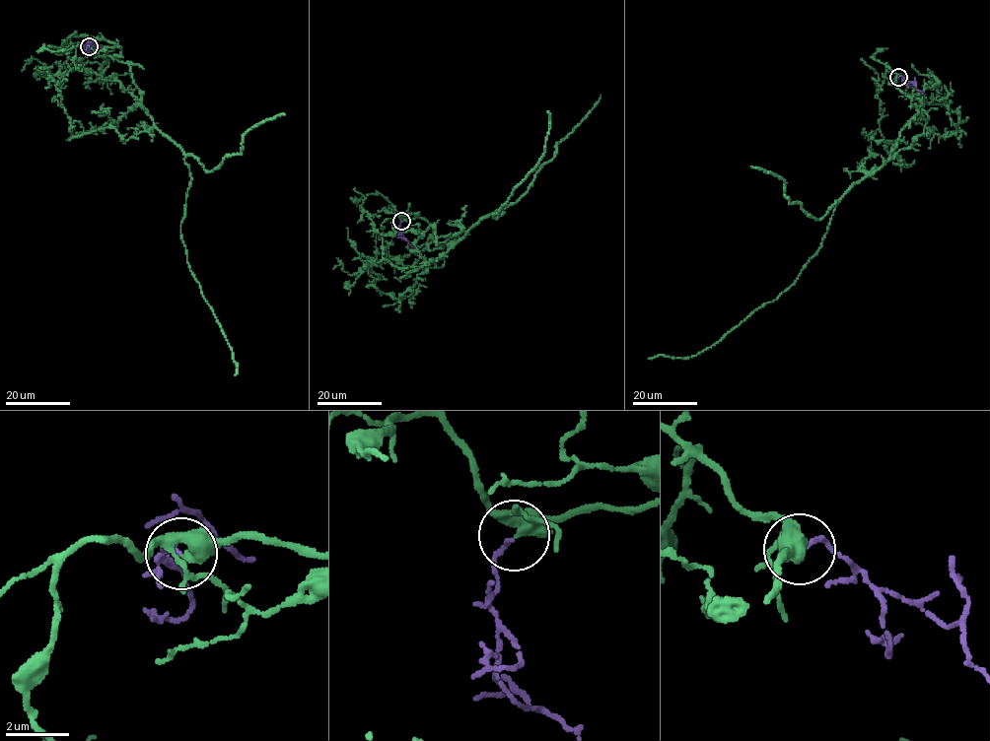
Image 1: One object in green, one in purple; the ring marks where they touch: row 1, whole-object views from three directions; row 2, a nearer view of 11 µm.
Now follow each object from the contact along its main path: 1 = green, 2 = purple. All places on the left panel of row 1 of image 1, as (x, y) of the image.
1: (89, 46), (121, 47), (116, 58), (129, 66), (142, 105), (184, 156), (191, 179), (180, 235), (235, 375)
2: (89, 46), (103, 46)

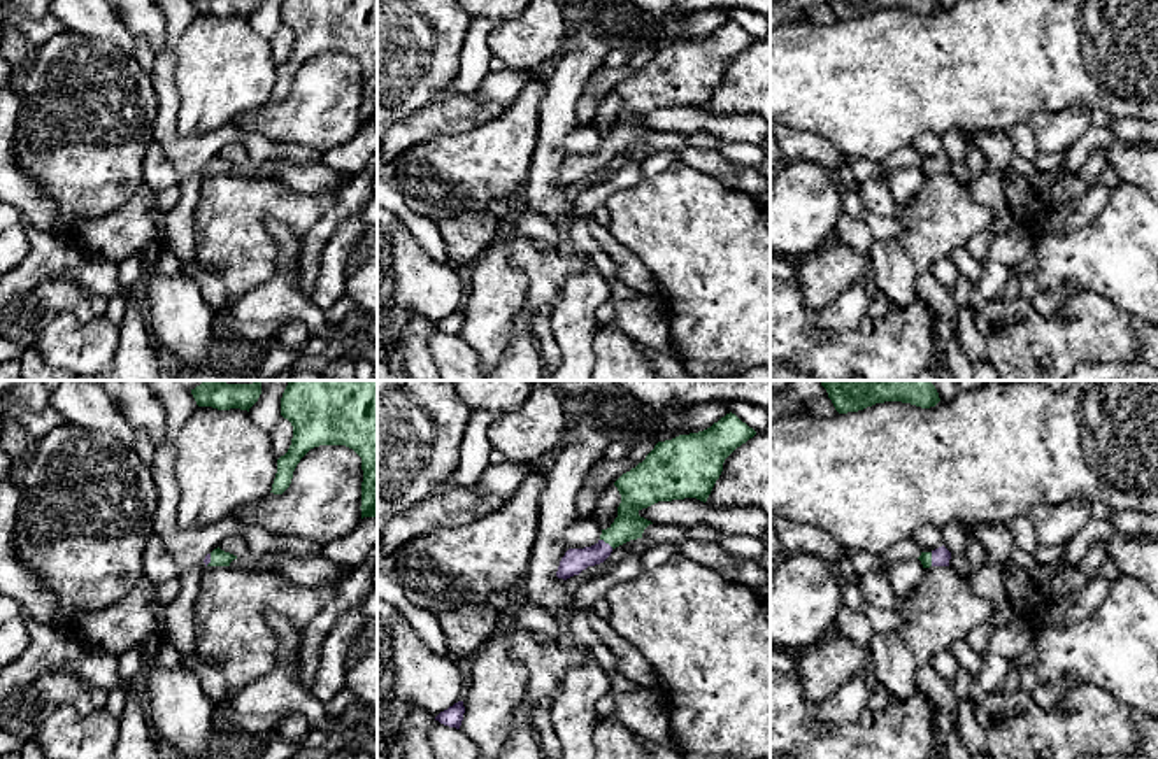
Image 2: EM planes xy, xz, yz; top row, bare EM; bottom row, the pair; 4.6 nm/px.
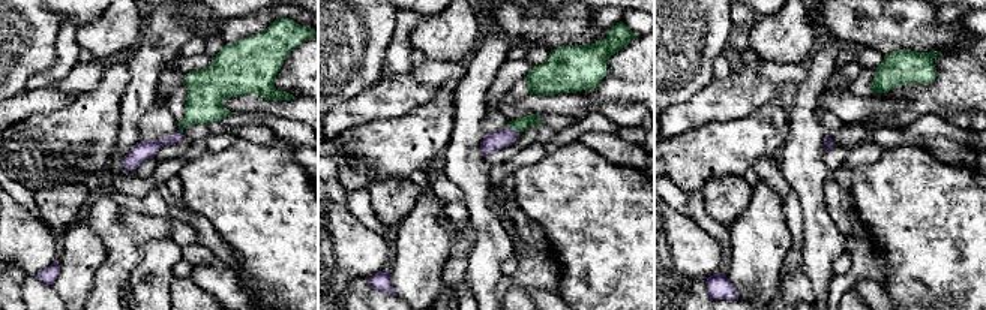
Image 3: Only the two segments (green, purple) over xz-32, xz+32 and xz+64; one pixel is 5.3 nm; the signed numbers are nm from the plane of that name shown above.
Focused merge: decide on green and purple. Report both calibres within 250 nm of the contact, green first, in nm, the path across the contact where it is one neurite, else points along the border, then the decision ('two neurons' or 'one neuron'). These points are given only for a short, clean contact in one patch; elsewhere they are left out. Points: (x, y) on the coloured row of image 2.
calibres 140 and 110 nm; way xz (629, 524), (607, 542), (595, 554), (574, 561); one neuron

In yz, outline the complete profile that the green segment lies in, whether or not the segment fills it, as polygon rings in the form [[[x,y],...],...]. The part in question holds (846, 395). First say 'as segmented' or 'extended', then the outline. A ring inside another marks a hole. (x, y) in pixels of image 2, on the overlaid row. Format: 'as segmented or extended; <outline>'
as segmented; [[[819,380],[839,414],[858,412],[876,403],[902,401],[921,408],[940,398],[932,380]]]

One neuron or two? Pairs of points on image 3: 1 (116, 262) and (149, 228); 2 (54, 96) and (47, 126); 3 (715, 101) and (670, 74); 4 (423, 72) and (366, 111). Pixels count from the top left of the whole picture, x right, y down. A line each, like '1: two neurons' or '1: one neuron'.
1: one neuron
2: two neurons
3: two neurons
4: two neurons

